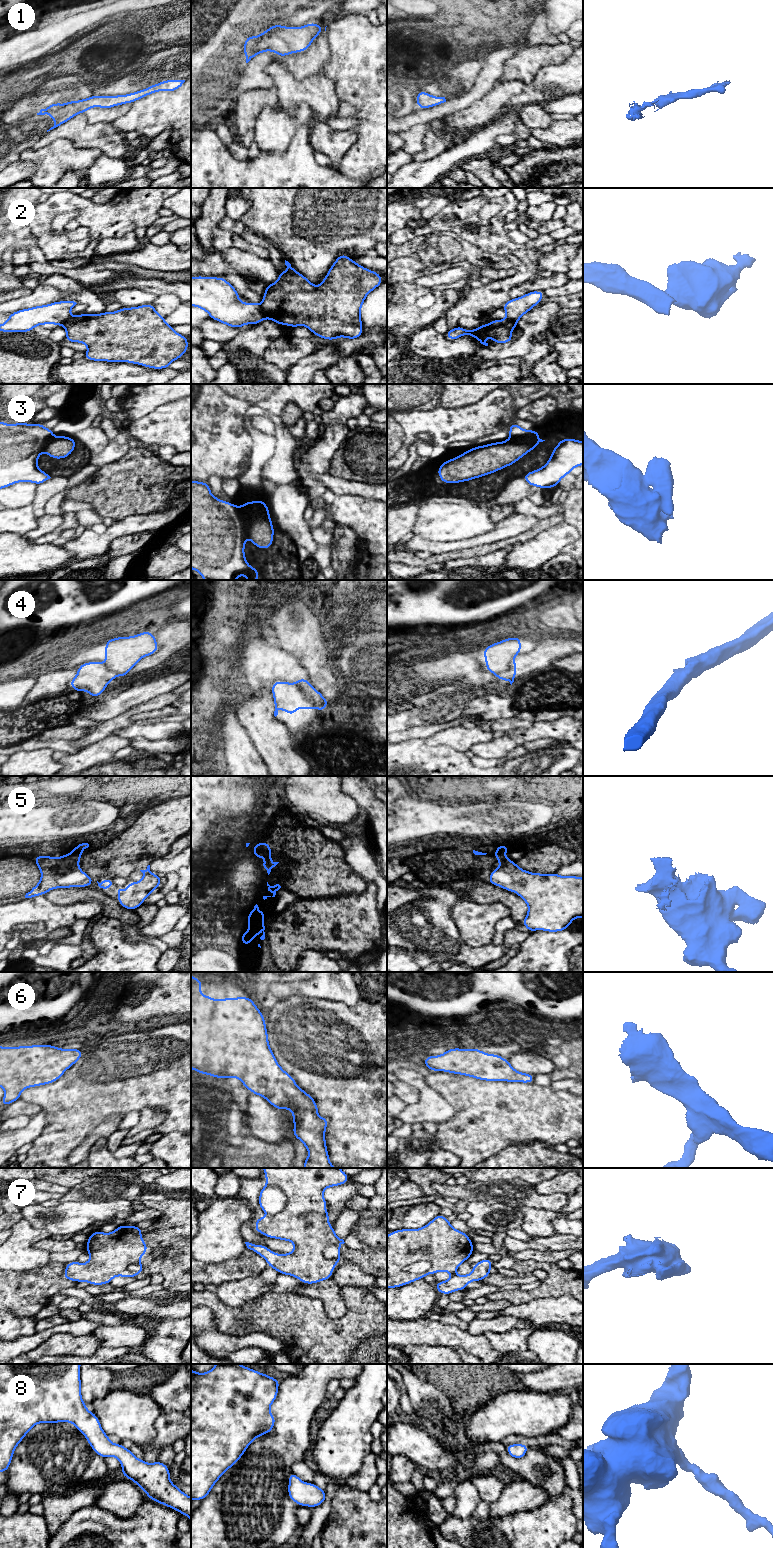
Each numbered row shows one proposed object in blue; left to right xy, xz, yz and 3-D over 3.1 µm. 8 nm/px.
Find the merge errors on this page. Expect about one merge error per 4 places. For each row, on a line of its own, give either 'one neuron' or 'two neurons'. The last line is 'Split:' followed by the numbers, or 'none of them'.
1: one neuron
2: two neurons
3: two neurons
4: two neurons
5: two neurons
6: one neuron
7: one neuron
8: one neuron
Split: 2, 3, 4, 5

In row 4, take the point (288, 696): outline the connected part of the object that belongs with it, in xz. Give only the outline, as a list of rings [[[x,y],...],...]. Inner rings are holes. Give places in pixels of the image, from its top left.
[[[275,681],[271,690],[275,705],[275,717],[280,709],[283,709],[293,717],[296,709],[316,708],[309,697],[294,682]]]

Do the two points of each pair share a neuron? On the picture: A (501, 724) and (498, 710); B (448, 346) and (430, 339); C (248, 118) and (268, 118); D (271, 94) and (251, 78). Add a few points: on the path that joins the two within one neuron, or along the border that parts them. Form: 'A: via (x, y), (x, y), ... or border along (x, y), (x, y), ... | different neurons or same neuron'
A: border along (511, 717), (497, 720) | different neurons
B: via (444, 346), (437, 346), (434, 343) | same neuron
C: border along (277, 107), (265, 107), (257, 116), (252, 130) | different neurons
D: border along (272, 86), (245, 90), (241, 93) | different neurons

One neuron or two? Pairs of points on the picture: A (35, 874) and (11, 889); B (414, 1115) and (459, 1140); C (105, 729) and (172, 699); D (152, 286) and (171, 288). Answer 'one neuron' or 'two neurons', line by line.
A: one neuron
B: two neurons
C: one neuron
D: one neuron

